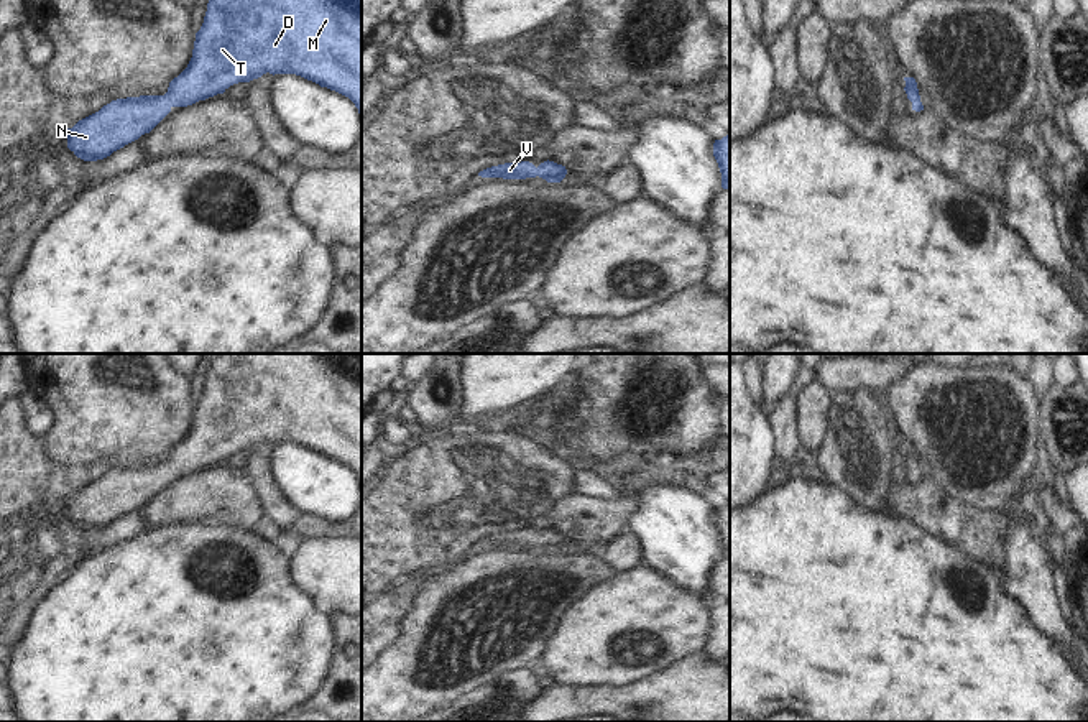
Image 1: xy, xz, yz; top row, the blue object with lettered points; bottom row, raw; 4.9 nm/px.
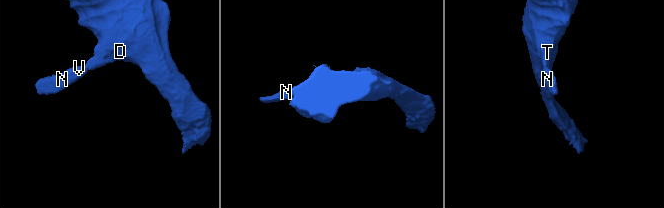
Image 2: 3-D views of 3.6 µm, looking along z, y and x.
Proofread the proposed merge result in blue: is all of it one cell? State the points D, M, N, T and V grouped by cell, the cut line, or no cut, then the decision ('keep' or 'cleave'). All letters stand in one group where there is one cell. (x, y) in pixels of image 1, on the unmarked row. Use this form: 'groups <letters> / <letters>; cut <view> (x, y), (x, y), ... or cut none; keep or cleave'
groups D M N T V; cut none; keep

